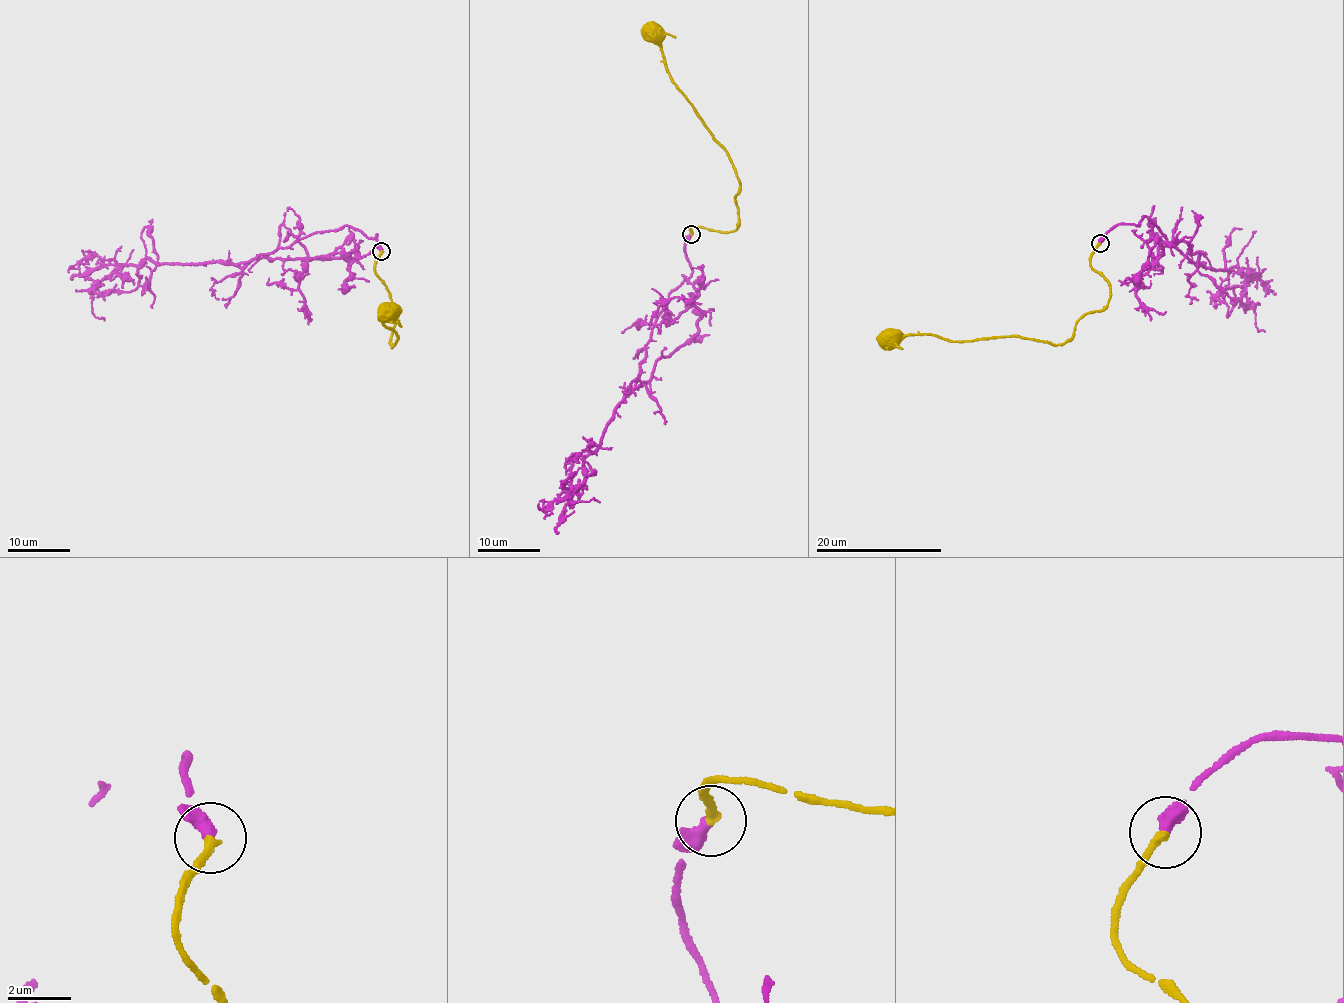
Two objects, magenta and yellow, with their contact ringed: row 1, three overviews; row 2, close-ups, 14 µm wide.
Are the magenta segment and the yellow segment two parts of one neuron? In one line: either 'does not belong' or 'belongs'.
belongs

